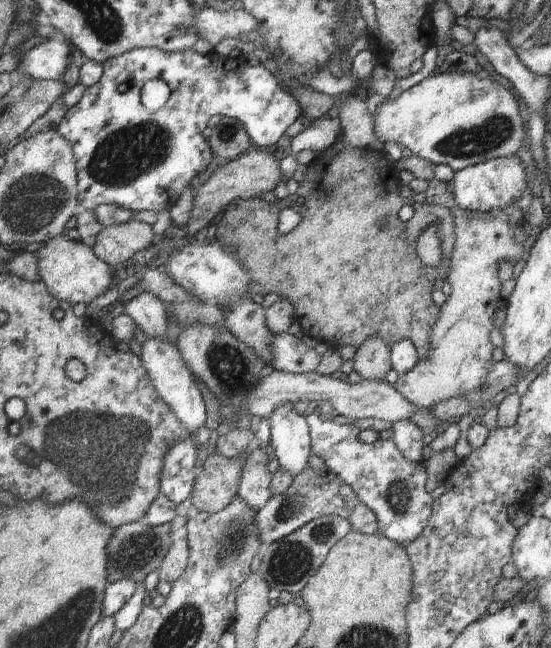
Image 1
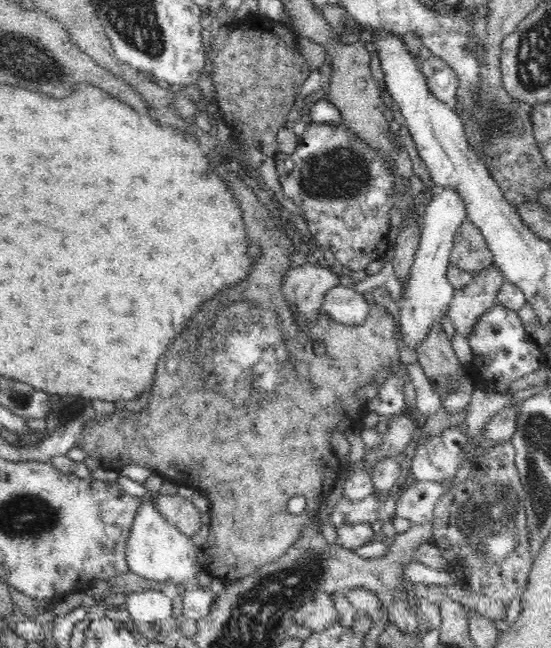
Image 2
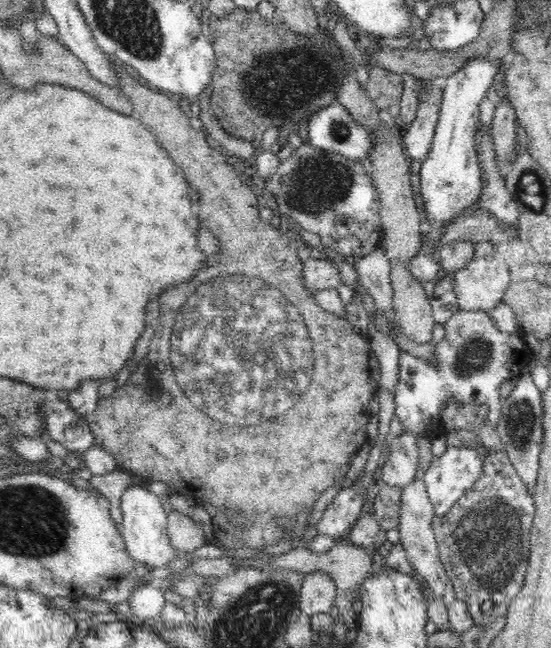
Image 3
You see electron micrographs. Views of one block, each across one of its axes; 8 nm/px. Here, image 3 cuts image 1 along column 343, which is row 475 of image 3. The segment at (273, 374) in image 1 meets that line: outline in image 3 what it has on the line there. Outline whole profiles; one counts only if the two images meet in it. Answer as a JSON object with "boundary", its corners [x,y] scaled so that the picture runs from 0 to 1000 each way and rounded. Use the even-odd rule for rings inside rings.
{"boundary":[[[733,664],[708,679],[708,704],[693,721],[691,738],[699,748],[731,755],[764,735],[757,674]]]}

